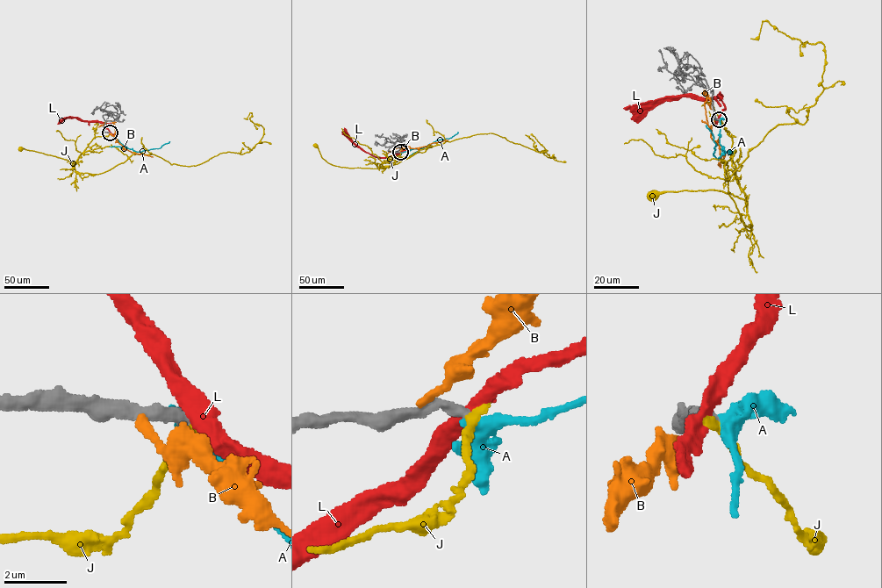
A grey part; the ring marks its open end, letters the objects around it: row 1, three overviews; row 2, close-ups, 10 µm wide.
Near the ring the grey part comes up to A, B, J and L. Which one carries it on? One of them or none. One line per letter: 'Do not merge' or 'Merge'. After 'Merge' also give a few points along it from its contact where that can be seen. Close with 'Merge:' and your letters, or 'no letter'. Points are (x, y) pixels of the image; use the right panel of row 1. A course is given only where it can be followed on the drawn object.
A: Do not merge
B: Do not merge
J: Do not merge
L: Do not merge
Merge: no letter

